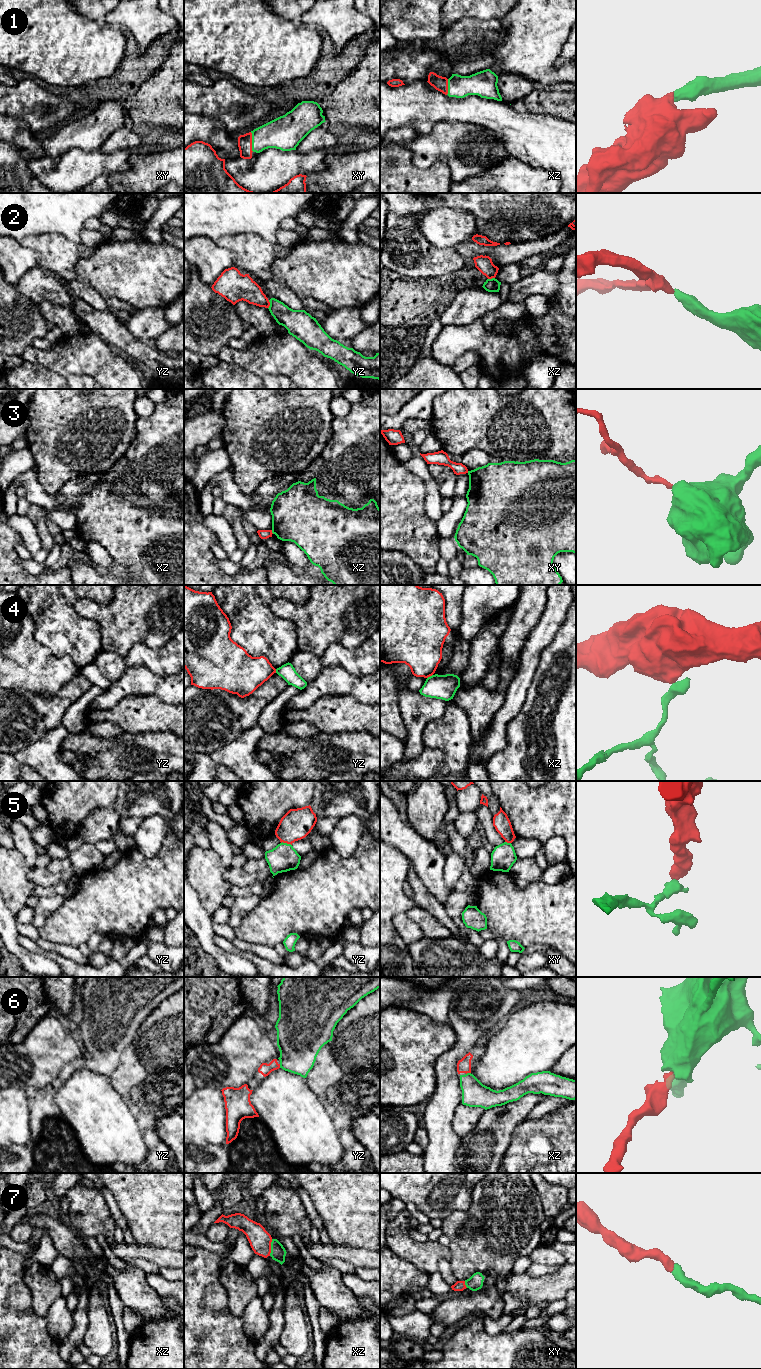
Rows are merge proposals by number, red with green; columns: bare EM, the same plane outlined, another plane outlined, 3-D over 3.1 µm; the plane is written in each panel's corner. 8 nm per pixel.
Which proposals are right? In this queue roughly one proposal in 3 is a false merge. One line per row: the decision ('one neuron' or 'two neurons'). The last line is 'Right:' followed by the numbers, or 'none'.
1: one neuron
2: two neurons
3: two neurons
4: two neurons
5: two neurons
6: one neuron
7: one neuron
Right: 1, 6, 7

